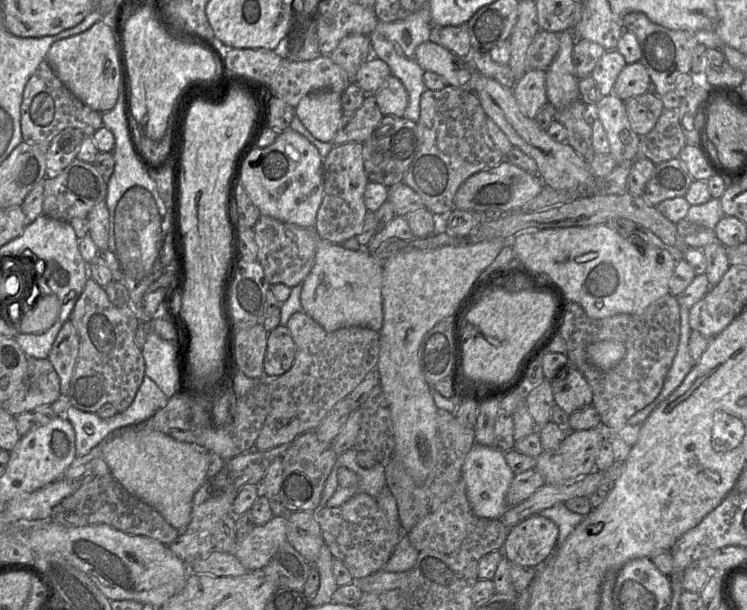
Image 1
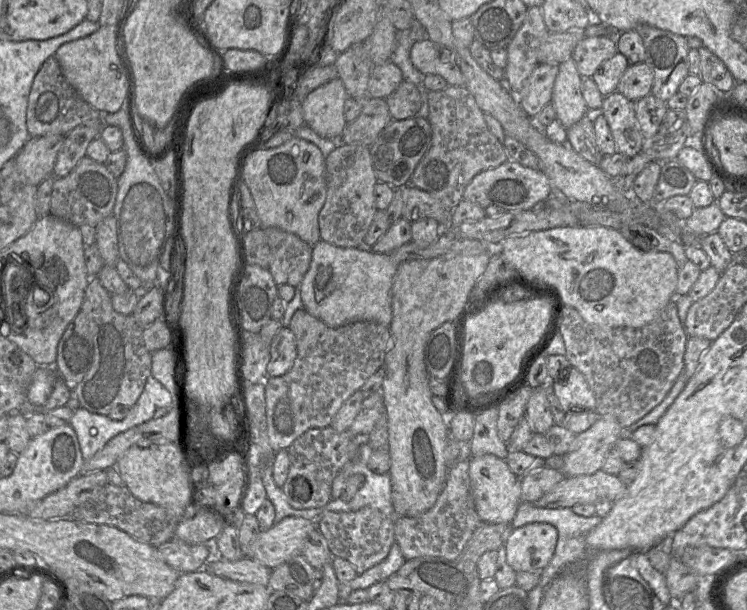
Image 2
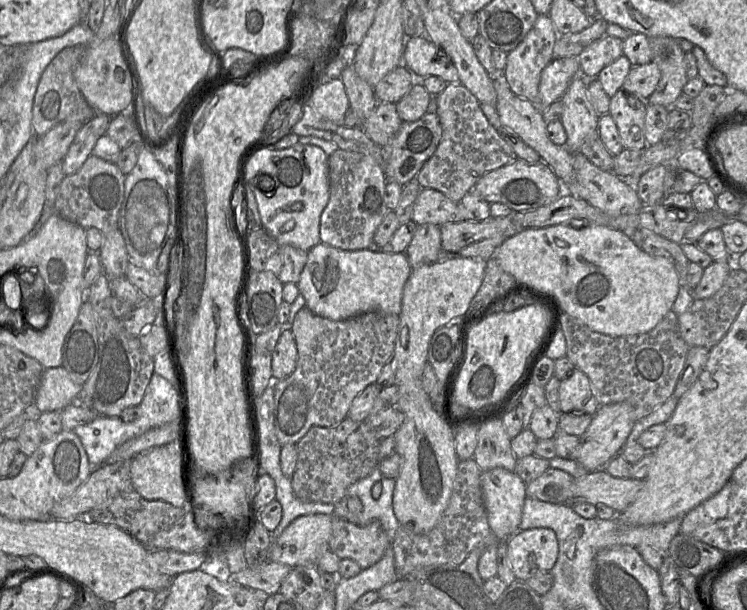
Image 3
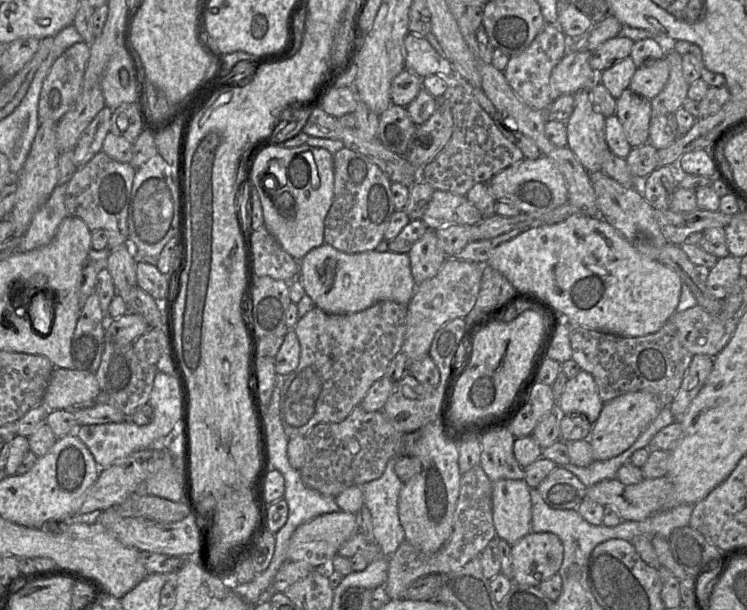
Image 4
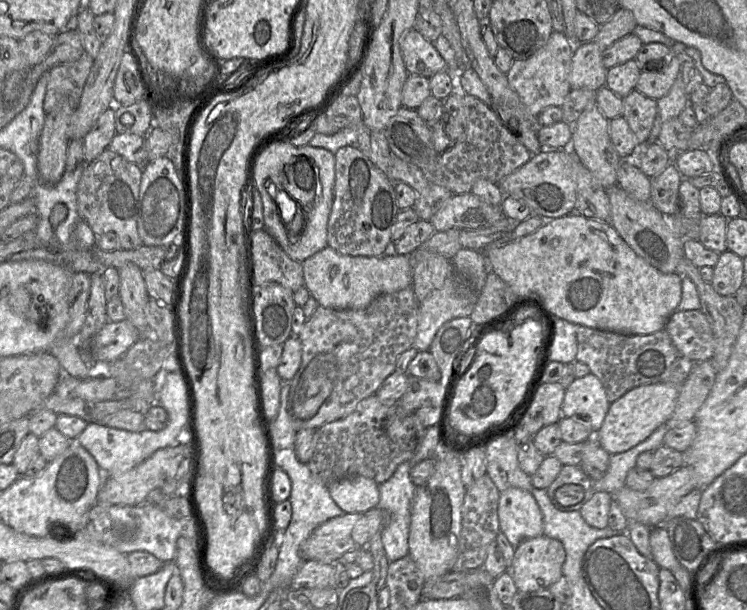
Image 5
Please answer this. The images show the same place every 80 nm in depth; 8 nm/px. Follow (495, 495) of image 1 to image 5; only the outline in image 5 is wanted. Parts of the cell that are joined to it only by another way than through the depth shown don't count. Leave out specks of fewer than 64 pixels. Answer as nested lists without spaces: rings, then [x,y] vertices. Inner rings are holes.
[[[520,488],[500,492],[498,502],[499,528],[517,548],[524,540],[543,535],[543,516],[531,494]]]

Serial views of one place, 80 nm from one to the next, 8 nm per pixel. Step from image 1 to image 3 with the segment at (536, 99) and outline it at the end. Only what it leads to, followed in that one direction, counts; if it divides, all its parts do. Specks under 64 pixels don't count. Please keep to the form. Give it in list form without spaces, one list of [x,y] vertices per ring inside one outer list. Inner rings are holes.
[[[577,57],[553,59],[541,73],[538,101],[533,103],[534,106],[543,113],[562,98],[573,78],[579,74]]]

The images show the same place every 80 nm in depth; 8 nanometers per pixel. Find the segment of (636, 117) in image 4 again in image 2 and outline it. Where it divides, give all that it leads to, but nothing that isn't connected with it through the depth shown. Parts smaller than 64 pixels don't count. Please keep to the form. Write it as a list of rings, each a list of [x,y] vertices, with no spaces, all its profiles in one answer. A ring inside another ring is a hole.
[[[615,91],[605,96],[601,108],[614,138],[616,151],[628,157],[643,149],[643,135],[638,124],[634,101]]]

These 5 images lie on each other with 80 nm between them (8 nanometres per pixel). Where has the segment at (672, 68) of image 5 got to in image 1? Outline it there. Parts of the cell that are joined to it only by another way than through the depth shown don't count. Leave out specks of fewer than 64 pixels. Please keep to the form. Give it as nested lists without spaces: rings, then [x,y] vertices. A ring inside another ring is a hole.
[[[640,61],[626,64],[618,75],[611,94],[623,101],[642,95],[649,90],[650,80],[646,67]]]

